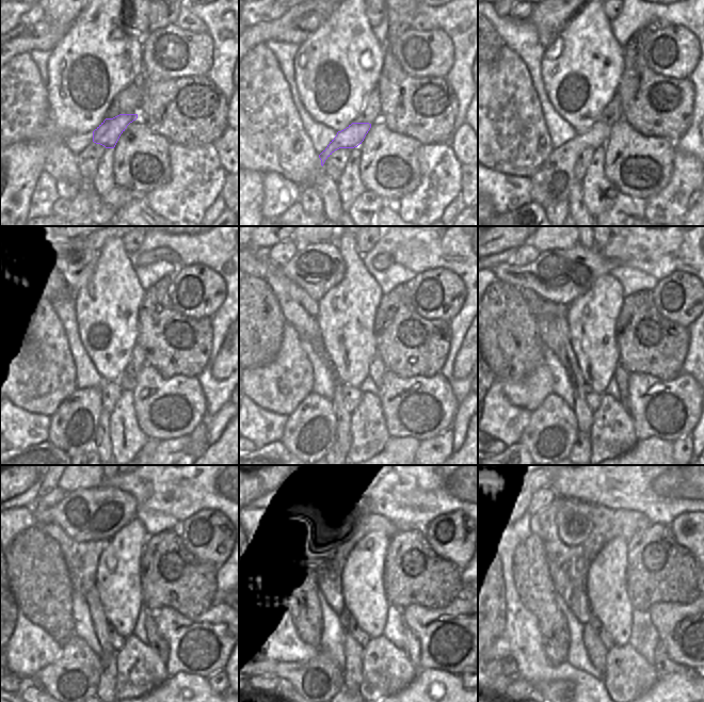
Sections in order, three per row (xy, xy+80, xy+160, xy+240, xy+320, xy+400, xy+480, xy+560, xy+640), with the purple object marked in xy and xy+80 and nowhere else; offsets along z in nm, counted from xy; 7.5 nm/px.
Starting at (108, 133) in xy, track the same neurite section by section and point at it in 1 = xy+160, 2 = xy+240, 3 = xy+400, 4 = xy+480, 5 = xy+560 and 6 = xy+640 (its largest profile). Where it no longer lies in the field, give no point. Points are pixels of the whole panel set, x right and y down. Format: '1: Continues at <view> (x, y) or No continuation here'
1: Continues at xy+160 (553, 181)
2: Continues at xy+240 (73, 428)
3: Continues at xy+400 (548, 436)
4: Continues at xy+480 (74, 676)
5: Continues at xy+560 (319, 680)
6: Continues at xy+640 (555, 682)

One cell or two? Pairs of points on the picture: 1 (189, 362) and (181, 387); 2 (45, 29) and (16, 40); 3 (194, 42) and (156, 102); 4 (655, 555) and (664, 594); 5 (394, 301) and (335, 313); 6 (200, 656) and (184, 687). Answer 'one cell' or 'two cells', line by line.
1: two cells
2: one cell
3: two cells
4: one cell
5: two cells
6: two cells

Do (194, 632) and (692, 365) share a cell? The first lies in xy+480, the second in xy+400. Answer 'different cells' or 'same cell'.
different cells

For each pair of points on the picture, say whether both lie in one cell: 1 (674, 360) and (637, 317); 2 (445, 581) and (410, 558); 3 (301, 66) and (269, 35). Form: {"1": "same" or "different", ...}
{"1": "same", "2": "same", "3": "different"}

